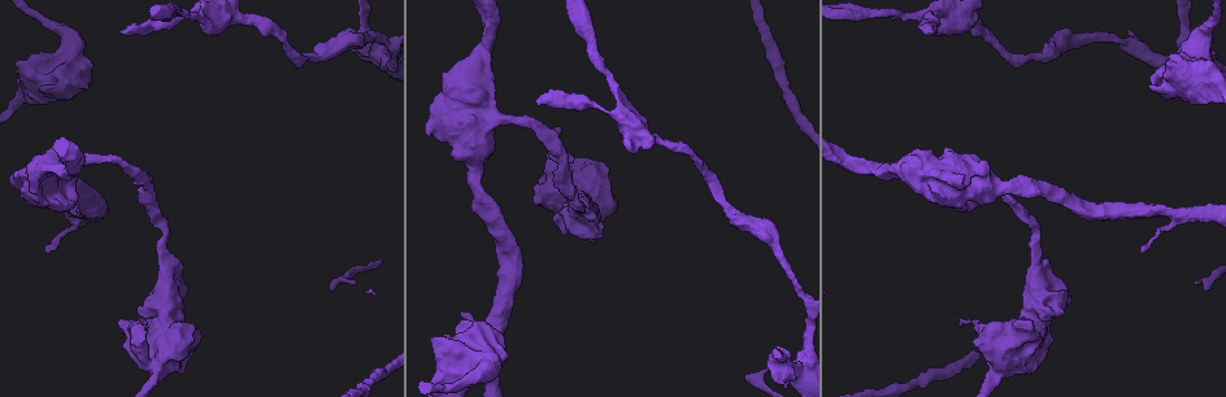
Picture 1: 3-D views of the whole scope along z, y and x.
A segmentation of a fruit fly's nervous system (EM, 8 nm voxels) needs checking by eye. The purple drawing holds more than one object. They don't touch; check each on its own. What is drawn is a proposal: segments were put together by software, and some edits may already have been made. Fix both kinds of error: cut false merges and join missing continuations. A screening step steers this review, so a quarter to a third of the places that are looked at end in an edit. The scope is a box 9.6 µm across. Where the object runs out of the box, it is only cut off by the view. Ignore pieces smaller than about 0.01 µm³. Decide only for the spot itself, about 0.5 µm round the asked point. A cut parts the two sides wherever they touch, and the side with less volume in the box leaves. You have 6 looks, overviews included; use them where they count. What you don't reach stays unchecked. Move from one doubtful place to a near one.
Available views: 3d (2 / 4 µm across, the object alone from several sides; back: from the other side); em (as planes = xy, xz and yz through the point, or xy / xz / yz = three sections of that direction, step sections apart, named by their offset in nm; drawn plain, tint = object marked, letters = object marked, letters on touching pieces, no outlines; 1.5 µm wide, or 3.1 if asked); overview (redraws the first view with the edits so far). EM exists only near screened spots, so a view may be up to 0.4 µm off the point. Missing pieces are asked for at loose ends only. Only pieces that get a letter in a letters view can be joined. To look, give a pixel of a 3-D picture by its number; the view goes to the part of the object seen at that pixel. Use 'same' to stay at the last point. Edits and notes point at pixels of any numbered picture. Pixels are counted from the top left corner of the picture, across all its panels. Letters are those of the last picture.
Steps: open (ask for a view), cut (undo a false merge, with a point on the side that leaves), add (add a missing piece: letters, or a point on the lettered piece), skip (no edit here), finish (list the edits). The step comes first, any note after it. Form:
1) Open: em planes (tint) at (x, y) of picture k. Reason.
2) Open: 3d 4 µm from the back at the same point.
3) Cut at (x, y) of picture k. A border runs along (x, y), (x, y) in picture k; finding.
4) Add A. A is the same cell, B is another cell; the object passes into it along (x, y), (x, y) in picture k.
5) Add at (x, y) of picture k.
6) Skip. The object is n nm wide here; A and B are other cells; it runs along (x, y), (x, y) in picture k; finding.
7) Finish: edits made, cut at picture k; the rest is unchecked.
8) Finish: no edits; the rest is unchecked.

Open: em planes (letters) at (320, 51) of picture 1. Thick turns thin.

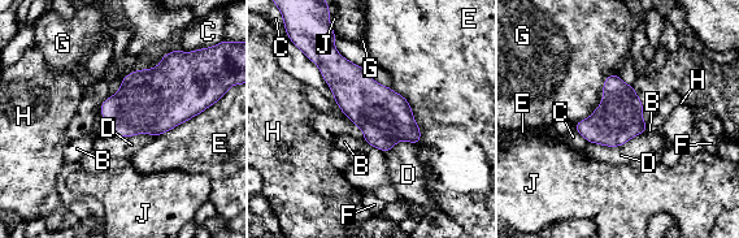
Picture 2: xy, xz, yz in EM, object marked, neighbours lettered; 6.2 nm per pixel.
Skip. B, C, D, E, F, G, H and J are other cells; a border runs along (614, 72), (599, 105), (574, 124) in picture 2; continuous, no second neuron.

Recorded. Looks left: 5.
Open: em xy step 4 (letters) at (747, 376) of picture 1. Tapers out.

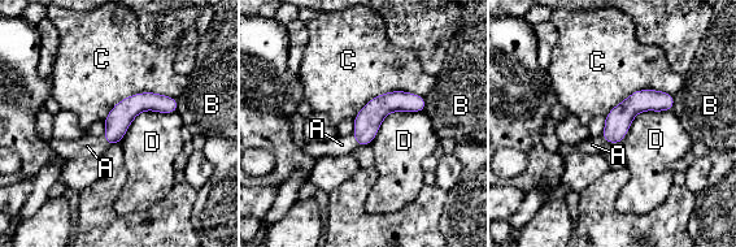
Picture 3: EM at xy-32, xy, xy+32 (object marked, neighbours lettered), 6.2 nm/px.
Open: em planes (letters) at the same point.

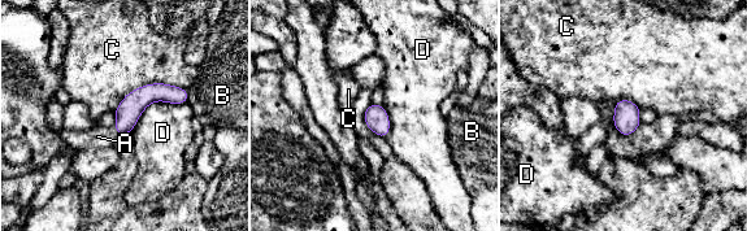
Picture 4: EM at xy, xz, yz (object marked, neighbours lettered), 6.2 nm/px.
Add A. A is the same cell, B, C and D are other cells; the object passes into it along (131, 107), (116, 130), (98, 136) in picture 4; the neuron continues.

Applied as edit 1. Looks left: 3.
Open: 3d 4 µm from the back at (434, 124) of picture 1. Thick turns thin.

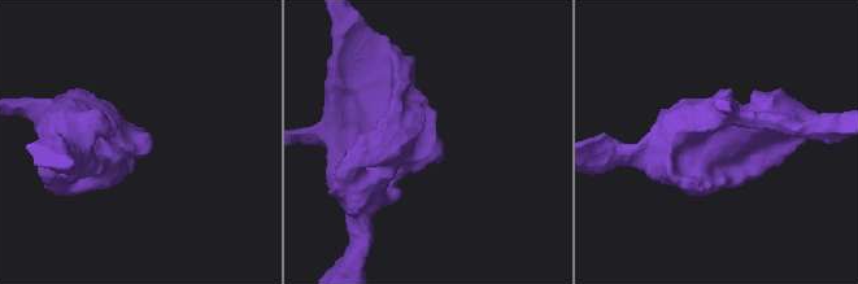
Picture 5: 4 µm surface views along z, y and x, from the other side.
Open: em planes (tint) at (427, 145) of picture 5.

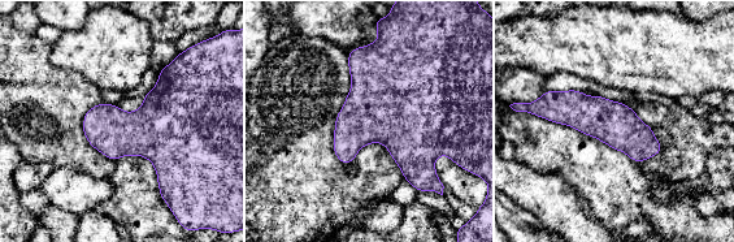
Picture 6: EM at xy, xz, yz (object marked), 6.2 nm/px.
Open: em planes (letters) at the same point.

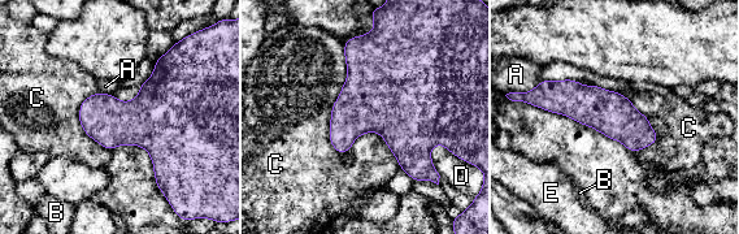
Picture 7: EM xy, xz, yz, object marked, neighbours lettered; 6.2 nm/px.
Skip. A, B, C, D and E are other cells; a border runs along (579, 81), (543, 79), (527, 92) in picture 7; all the same neuron.

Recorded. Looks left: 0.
Finish: edits made, add at picture 4; the rest is unchecked.

